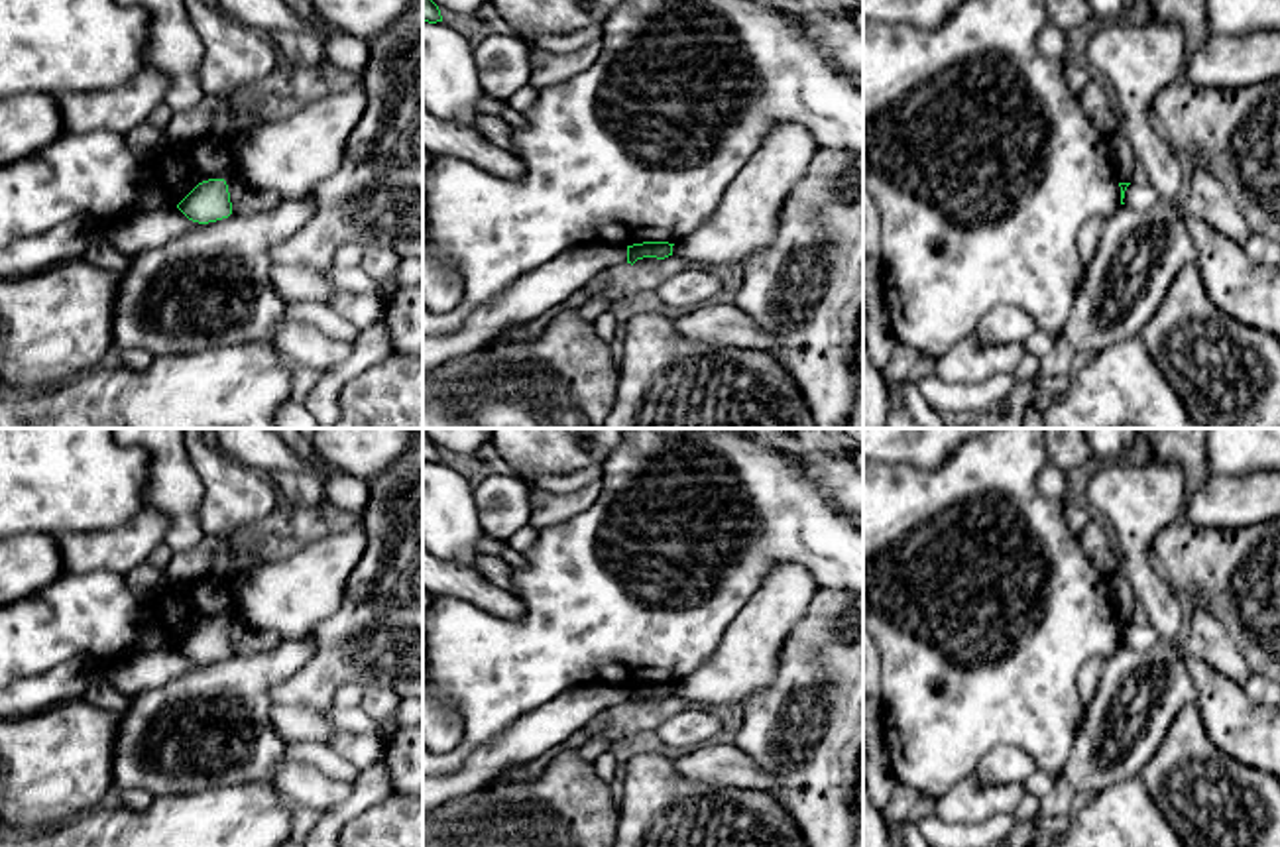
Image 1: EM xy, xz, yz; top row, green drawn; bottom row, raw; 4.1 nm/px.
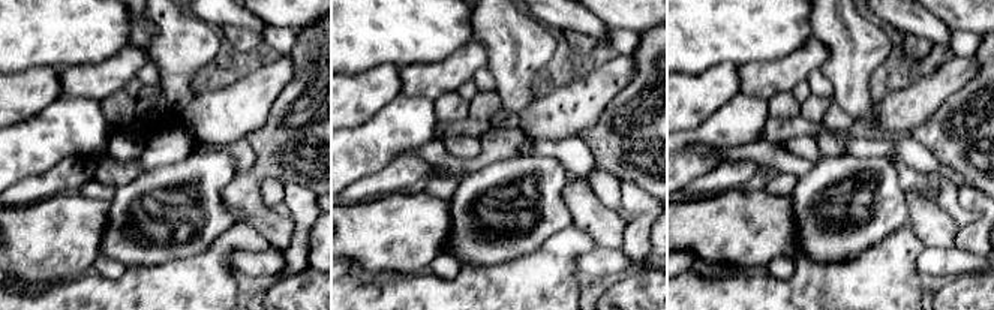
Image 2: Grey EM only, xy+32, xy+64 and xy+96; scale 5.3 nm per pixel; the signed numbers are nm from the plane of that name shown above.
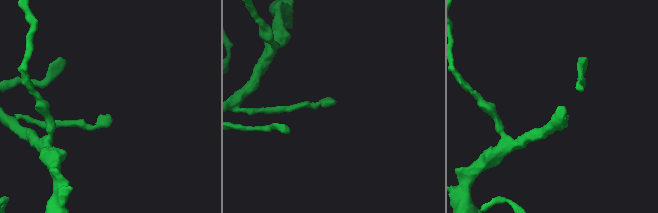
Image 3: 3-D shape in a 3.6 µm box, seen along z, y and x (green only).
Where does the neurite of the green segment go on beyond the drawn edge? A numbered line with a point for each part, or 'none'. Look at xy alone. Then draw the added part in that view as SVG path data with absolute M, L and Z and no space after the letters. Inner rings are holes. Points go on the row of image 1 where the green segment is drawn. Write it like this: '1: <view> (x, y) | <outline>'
none

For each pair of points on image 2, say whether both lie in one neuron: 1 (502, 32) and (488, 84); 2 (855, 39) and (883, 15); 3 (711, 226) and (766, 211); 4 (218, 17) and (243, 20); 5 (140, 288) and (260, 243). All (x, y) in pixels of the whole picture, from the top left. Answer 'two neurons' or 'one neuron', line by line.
1: two neurons
2: two neurons
3: one neuron
4: one neuron
5: one neuron

